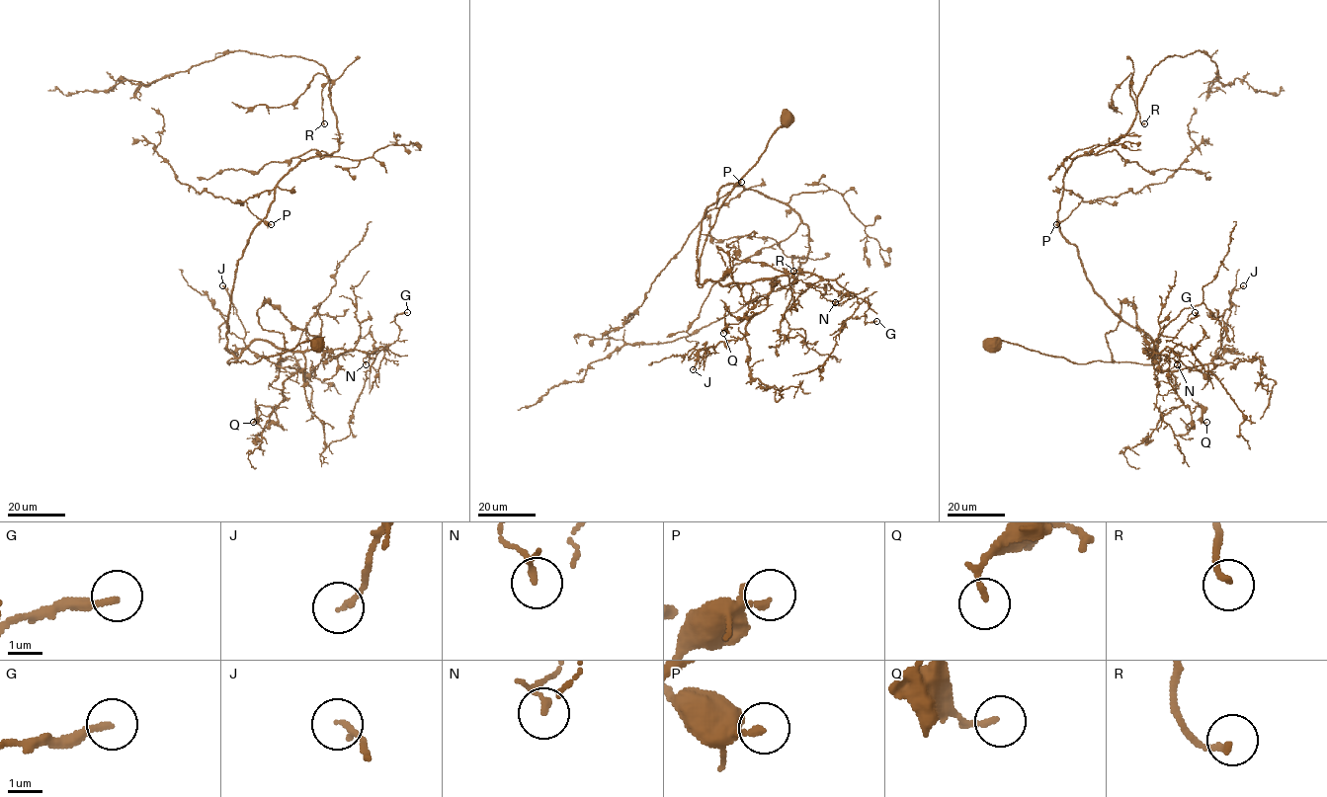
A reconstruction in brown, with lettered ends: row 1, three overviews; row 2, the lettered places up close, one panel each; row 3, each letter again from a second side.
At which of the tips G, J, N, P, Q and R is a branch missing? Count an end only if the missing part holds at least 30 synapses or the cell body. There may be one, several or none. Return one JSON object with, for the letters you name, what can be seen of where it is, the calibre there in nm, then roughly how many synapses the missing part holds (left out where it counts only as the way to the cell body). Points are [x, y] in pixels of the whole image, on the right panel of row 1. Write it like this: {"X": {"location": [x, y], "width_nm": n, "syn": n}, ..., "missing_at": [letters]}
{"R": {"location": [1144, 123], "width_nm": 180, "syn": 45}, "missing_at": ["R"]}

